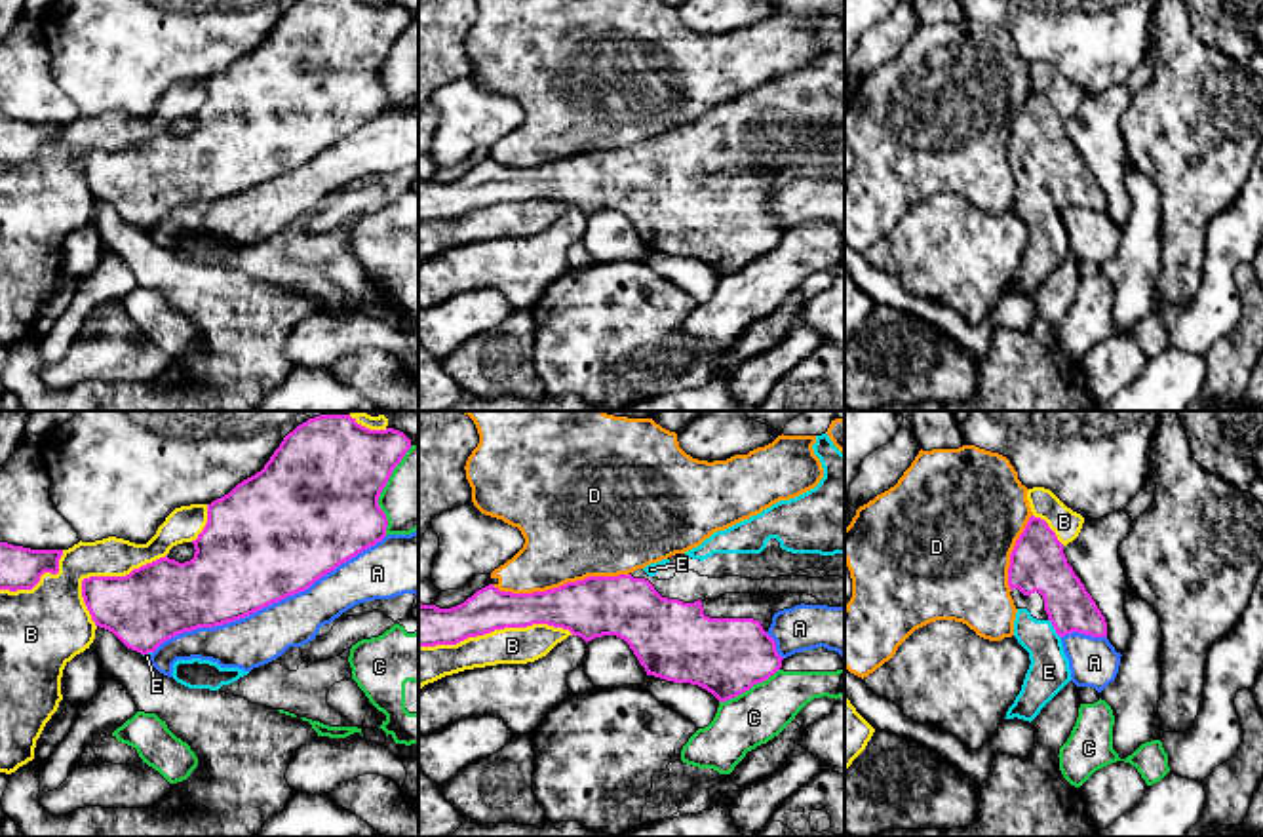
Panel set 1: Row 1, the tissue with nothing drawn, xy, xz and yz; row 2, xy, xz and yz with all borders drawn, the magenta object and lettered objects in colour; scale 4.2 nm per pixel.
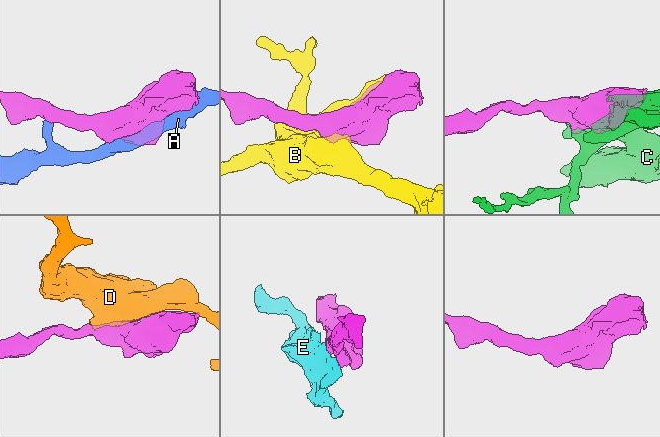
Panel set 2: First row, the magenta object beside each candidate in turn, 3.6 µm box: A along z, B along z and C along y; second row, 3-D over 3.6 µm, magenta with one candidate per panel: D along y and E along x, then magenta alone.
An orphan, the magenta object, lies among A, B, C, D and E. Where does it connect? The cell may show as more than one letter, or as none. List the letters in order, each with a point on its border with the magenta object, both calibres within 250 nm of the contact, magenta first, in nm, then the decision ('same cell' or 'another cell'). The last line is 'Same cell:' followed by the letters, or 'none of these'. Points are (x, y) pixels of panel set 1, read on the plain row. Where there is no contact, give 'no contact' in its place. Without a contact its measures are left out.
A: xy (269, 177) | 480/220 nm | another cell
B: xz (495, 202) | 180/160 nm | another cell
C: xz (748, 263) | 320/240 nm | another cell
D: xz (560, 160) | 260/420 nm | another cell
E: yz (1054, 202) | 200/180 nm | same cell
Same cell: E

